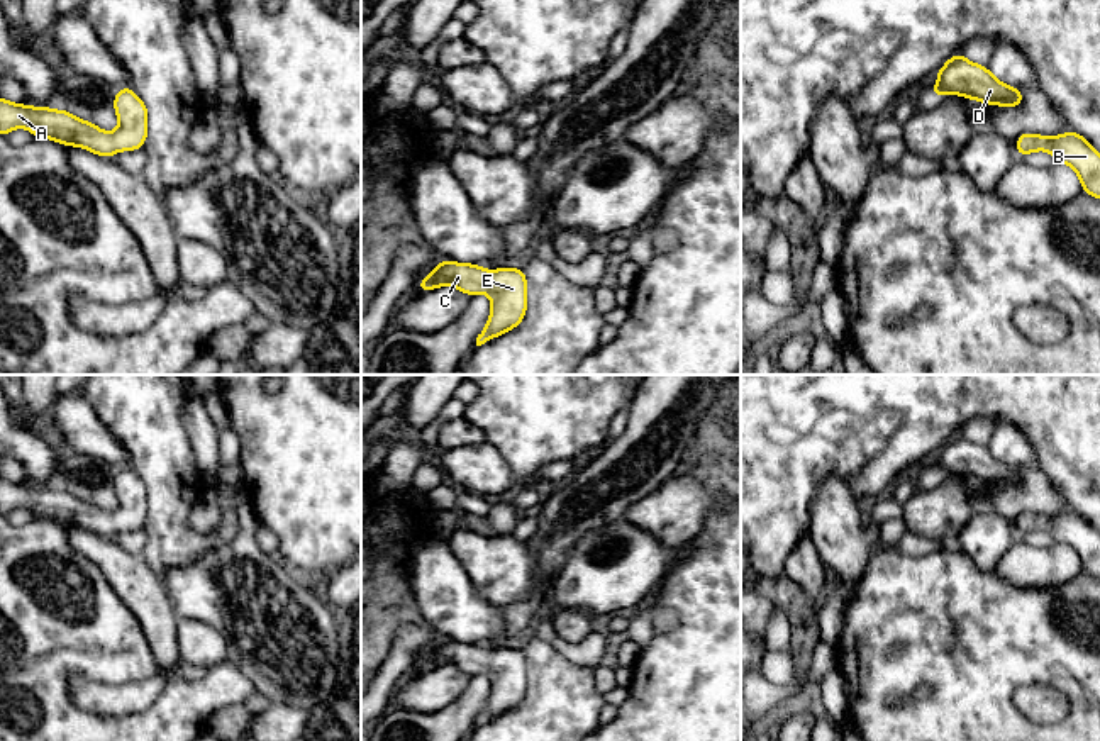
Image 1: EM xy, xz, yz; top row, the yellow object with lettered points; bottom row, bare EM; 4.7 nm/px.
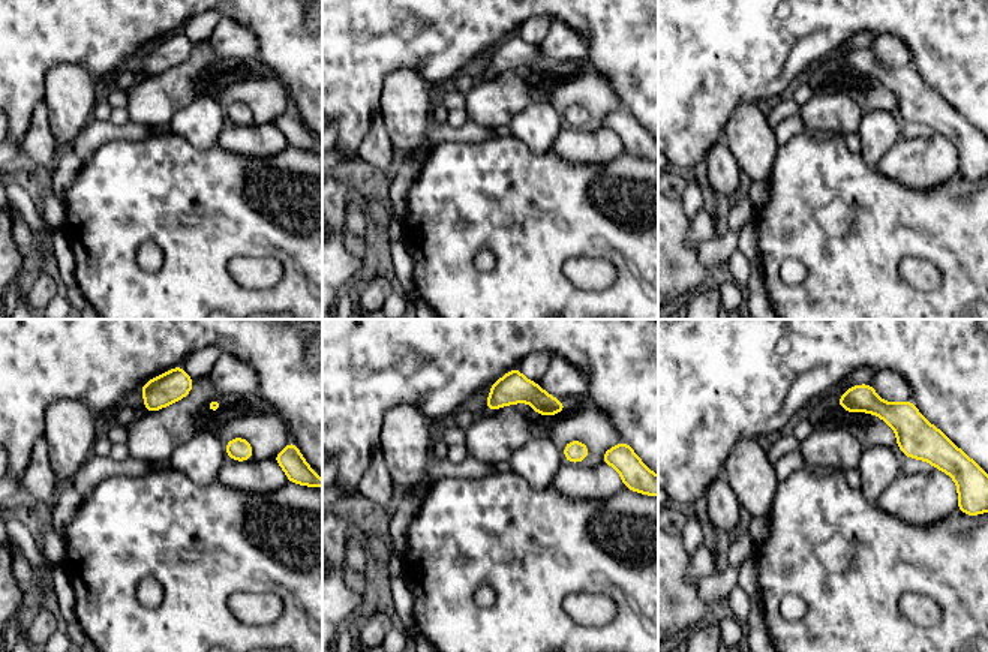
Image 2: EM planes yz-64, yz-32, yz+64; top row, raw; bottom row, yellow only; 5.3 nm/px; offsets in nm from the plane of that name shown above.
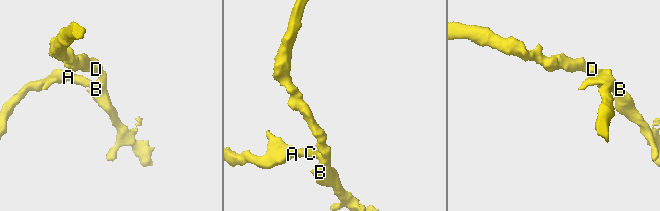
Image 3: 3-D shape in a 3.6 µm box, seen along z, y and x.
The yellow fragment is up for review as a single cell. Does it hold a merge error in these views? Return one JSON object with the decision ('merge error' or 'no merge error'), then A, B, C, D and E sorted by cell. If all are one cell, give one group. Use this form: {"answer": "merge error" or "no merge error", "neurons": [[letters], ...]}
{"answer": "no merge error", "neurons": [["A", "B", "C", "D", "E"]]}

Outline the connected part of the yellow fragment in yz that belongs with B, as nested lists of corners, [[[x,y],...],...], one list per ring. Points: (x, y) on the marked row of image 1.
[[[1068,131],[1056,137],[1024,132],[1017,137],[1015,146],[1020,158],[1037,149],[1049,151],[1054,161],[1075,168],[1081,190],[1100,198],[1100,153],[1078,132]]]

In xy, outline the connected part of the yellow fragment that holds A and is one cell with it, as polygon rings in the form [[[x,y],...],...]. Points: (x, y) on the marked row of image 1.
[[[122,86],[114,98],[114,109],[119,129],[110,134],[68,110],[27,107],[0,97],[0,134],[7,136],[17,127],[25,127],[34,137],[78,146],[103,158],[112,158],[117,151],[144,148],[147,137],[147,107],[144,102],[129,86]]]

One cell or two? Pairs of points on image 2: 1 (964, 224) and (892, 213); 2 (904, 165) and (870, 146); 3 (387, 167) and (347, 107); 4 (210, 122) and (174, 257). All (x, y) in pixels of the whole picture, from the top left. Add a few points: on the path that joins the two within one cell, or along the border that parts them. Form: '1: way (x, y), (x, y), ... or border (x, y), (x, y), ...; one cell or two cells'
1: way (946, 224), (910, 222); one cell
2: border (898, 137), (874, 165); two cells
3: border (380, 108), (372, 119), (359, 155); two cells
4: border (173, 131), (198, 149), (209, 149), (216, 144); two cells

